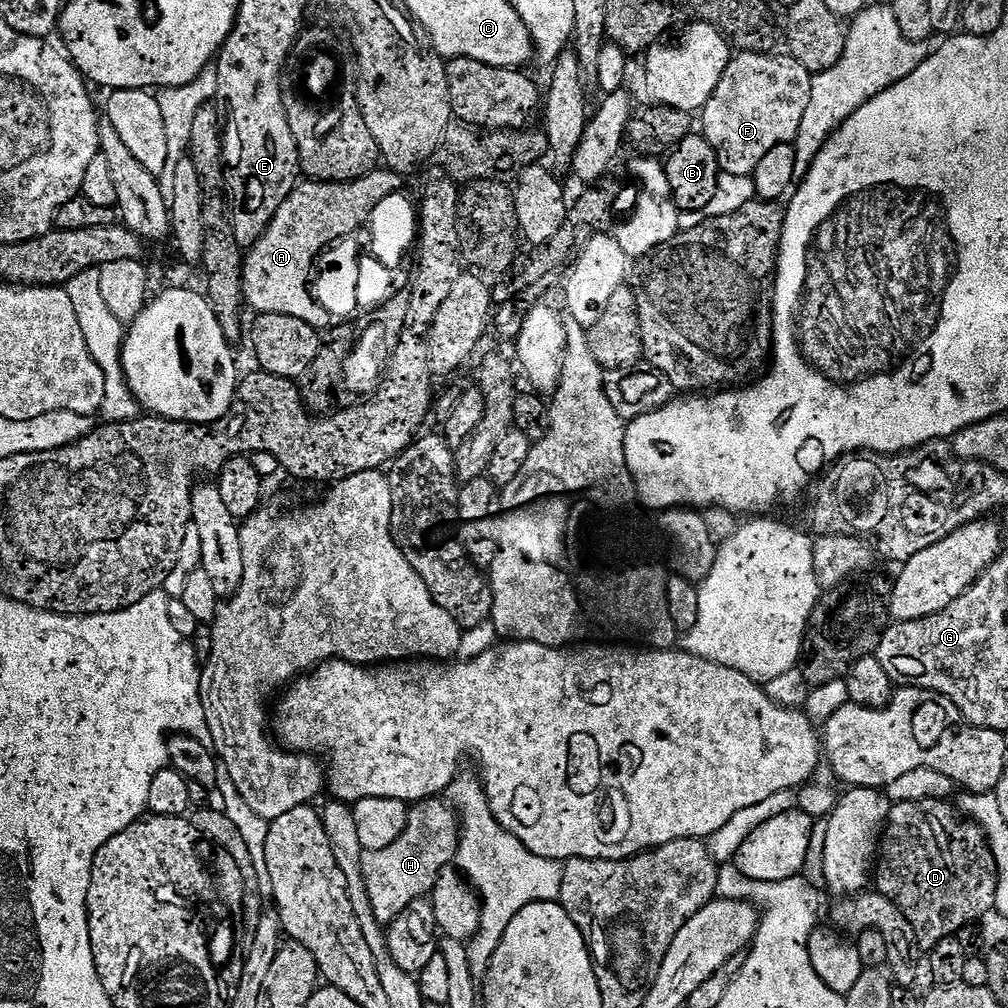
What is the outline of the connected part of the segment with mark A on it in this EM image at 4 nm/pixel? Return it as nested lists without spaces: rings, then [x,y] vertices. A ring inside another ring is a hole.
[[[377,170],[347,184],[313,179],[297,183],[278,214],[274,214],[264,237],[247,249],[242,269],[245,305],[256,314],[286,314],[301,319],[316,331],[326,331],[334,317],[318,303],[310,287],[317,257],[329,245],[358,233],[360,227],[363,229],[378,202],[399,193],[404,182],[405,177],[398,172]]]

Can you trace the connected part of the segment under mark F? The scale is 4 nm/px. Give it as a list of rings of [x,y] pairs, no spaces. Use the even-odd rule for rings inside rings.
[[[737,51],[726,66],[714,94],[702,110],[702,135],[710,142],[720,163],[721,172],[729,172],[735,176],[751,176],[758,162],[762,162],[762,158],[766,158],[766,154],[770,154],[774,146],[792,144],[796,135],[800,133],[806,106],[810,106],[813,73],[808,72],[806,66],[802,66],[802,62],[798,62],[791,54],[776,55],[767,52]]]

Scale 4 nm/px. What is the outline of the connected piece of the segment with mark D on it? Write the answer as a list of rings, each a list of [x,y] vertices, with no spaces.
[[[943,799],[893,804],[888,815],[888,823],[884,825],[884,835],[880,842],[878,859],[874,865],[875,891],[885,896],[890,902],[894,902],[894,906],[898,906],[898,910],[902,910],[906,922],[910,922],[910,926],[914,930],[917,945],[924,950],[931,950],[934,946],[938,946],[938,942],[955,937],[964,927],[975,925],[977,922],[982,921],[980,919],[988,911],[991,913],[996,907],[996,891],[998,890],[1000,876],[996,872],[996,859],[992,853],[992,848],[988,844],[988,837],[980,829],[979,824],[965,818],[953,805],[952,809],[948,804],[950,803],[945,802]]]

